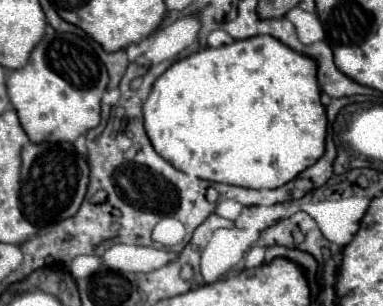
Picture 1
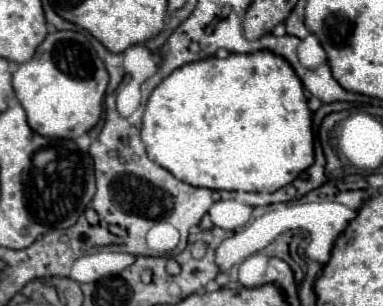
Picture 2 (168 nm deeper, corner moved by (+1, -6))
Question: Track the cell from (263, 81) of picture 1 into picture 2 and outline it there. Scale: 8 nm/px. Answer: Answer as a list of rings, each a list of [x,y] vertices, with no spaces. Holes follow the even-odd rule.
[[[272,51],[230,53],[228,57],[208,57],[172,71],[150,95],[142,131],[148,157],[168,169],[176,179],[194,187],[228,191],[274,193],[290,185],[314,163],[312,113],[304,95],[304,85],[290,63]]]

